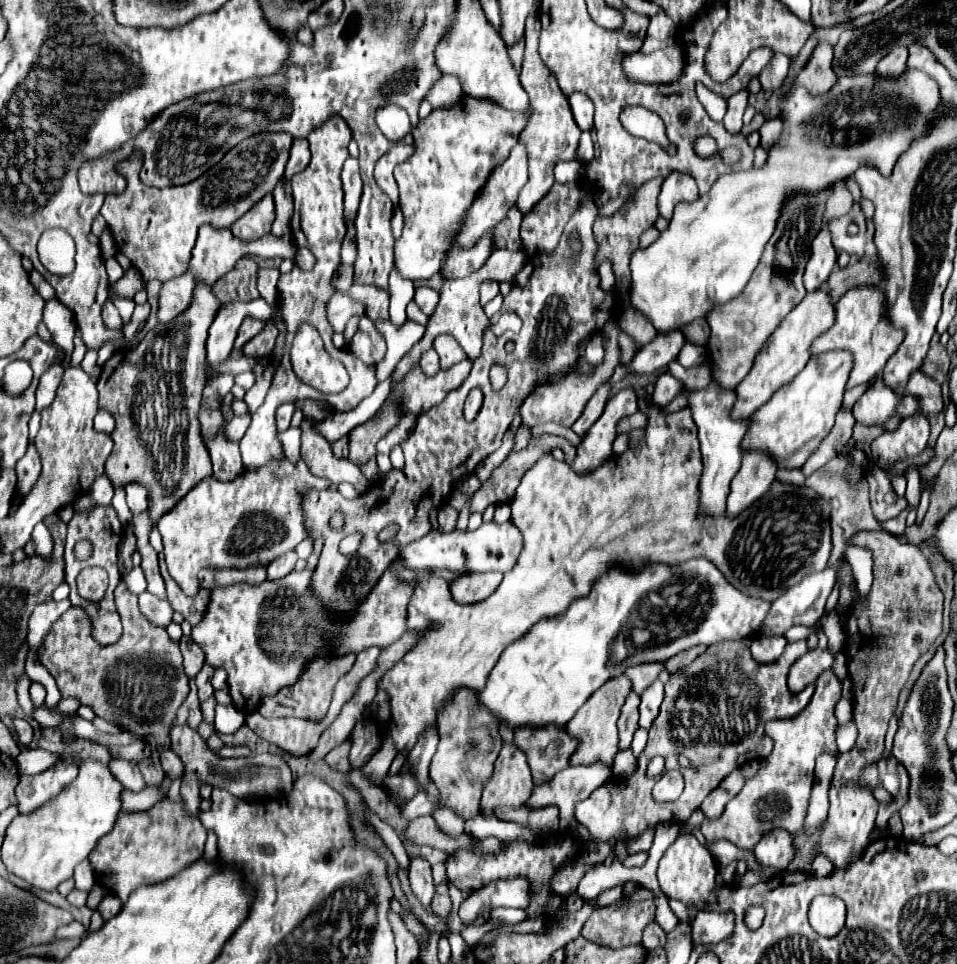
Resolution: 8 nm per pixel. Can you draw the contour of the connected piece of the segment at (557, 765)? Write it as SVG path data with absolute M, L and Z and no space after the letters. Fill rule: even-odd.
M557 726L517 728L515 744L527 756L535 786L551 780L557 772L567 768L567 760L577 748L577 740Z

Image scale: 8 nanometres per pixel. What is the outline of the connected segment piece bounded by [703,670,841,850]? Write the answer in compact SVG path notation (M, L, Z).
M831 670L821 672L821 676L815 680L817 688L811 698L811 702L793 718L785 720L773 720L767 722L765 732L773 738L775 746L769 758L759 762L757 774L745 782L743 790L727 802L723 814L715 820L703 822L703 836L707 846L711 846L717 840L729 840L739 848L755 848L755 844L761 840L761 836L771 828L787 822L787 818L793 818L793 826L787 828L787 832L801 832L803 822L807 818L807 806L811 798L811 790L815 784L815 758L819 754L831 754L839 756L839 748L835 742L837 732L837 718L833 714L835 704L841 698L841 682L835 678Z

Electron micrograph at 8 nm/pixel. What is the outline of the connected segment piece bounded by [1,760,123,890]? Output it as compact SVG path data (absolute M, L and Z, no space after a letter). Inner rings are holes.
M97 760L83 762L77 780L53 802L47 802L33 814L19 814L7 826L1 848L5 868L23 880L35 880L35 888L55 890L61 882L73 876L75 866L83 862L97 840L113 828L121 808L121 790L121 782L105 764Z

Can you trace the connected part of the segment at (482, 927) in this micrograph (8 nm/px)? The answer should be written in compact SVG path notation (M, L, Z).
M481 922L481 924L469 924L469 926L465 926L463 928L463 932L461 932L461 936L465 938L465 942L469 944L469 946L473 946L479 938L483 938L489 930L493 930L497 924L489 924L489 922Z

